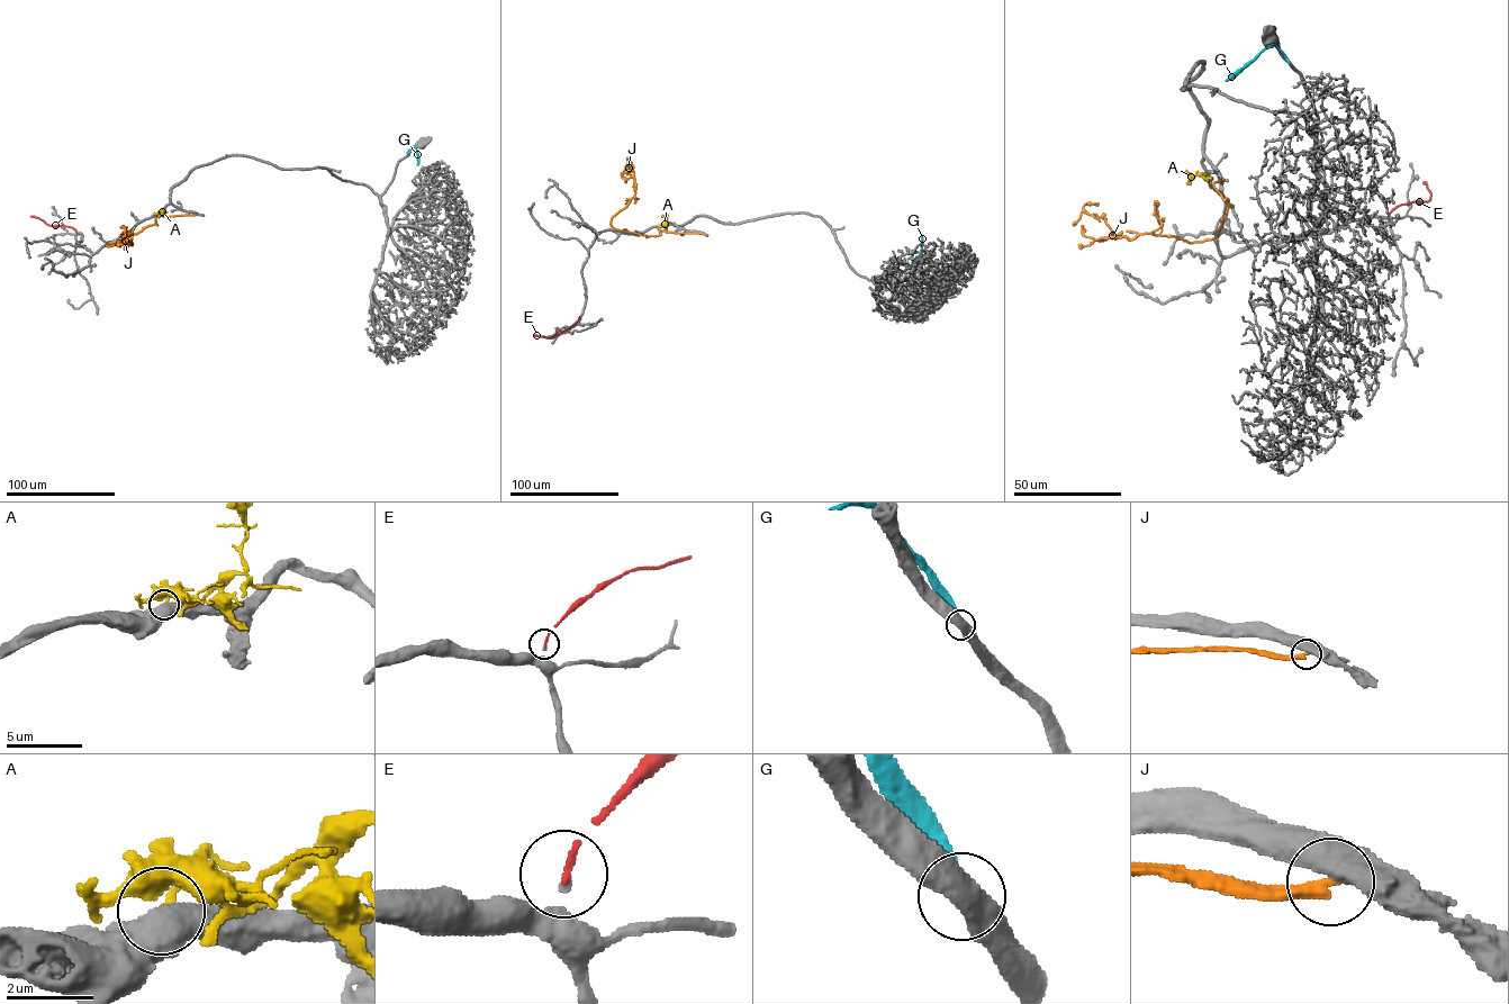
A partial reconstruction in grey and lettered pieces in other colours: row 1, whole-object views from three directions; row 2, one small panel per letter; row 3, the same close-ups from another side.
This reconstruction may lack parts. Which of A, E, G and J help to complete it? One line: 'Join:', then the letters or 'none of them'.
Join: E

